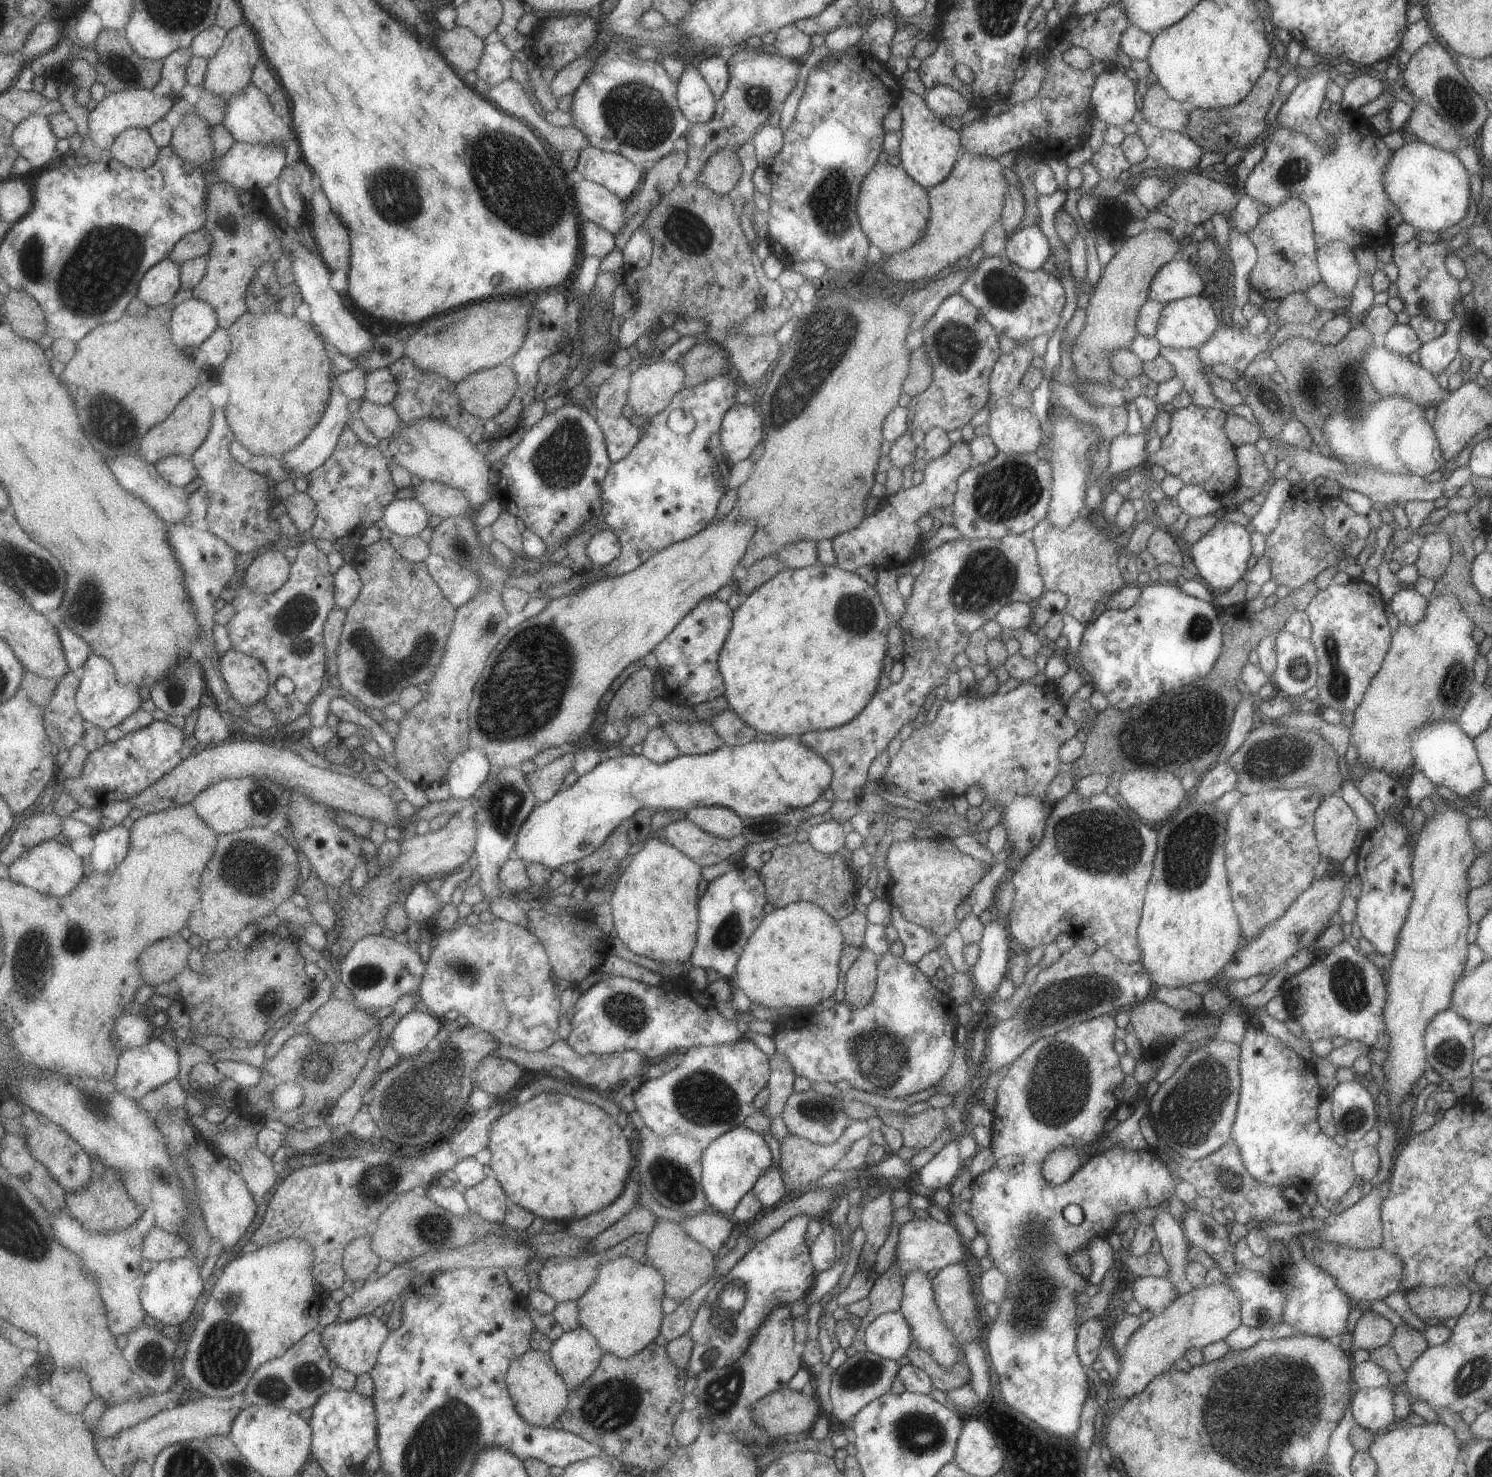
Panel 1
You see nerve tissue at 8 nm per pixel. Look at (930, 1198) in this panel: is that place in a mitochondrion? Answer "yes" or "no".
no

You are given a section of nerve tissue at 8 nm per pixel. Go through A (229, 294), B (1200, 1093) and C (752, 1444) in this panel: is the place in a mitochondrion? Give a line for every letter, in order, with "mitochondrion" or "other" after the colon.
A: other
B: mitochondrion
C: other

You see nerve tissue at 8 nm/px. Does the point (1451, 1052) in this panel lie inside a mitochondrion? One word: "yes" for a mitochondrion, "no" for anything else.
yes

